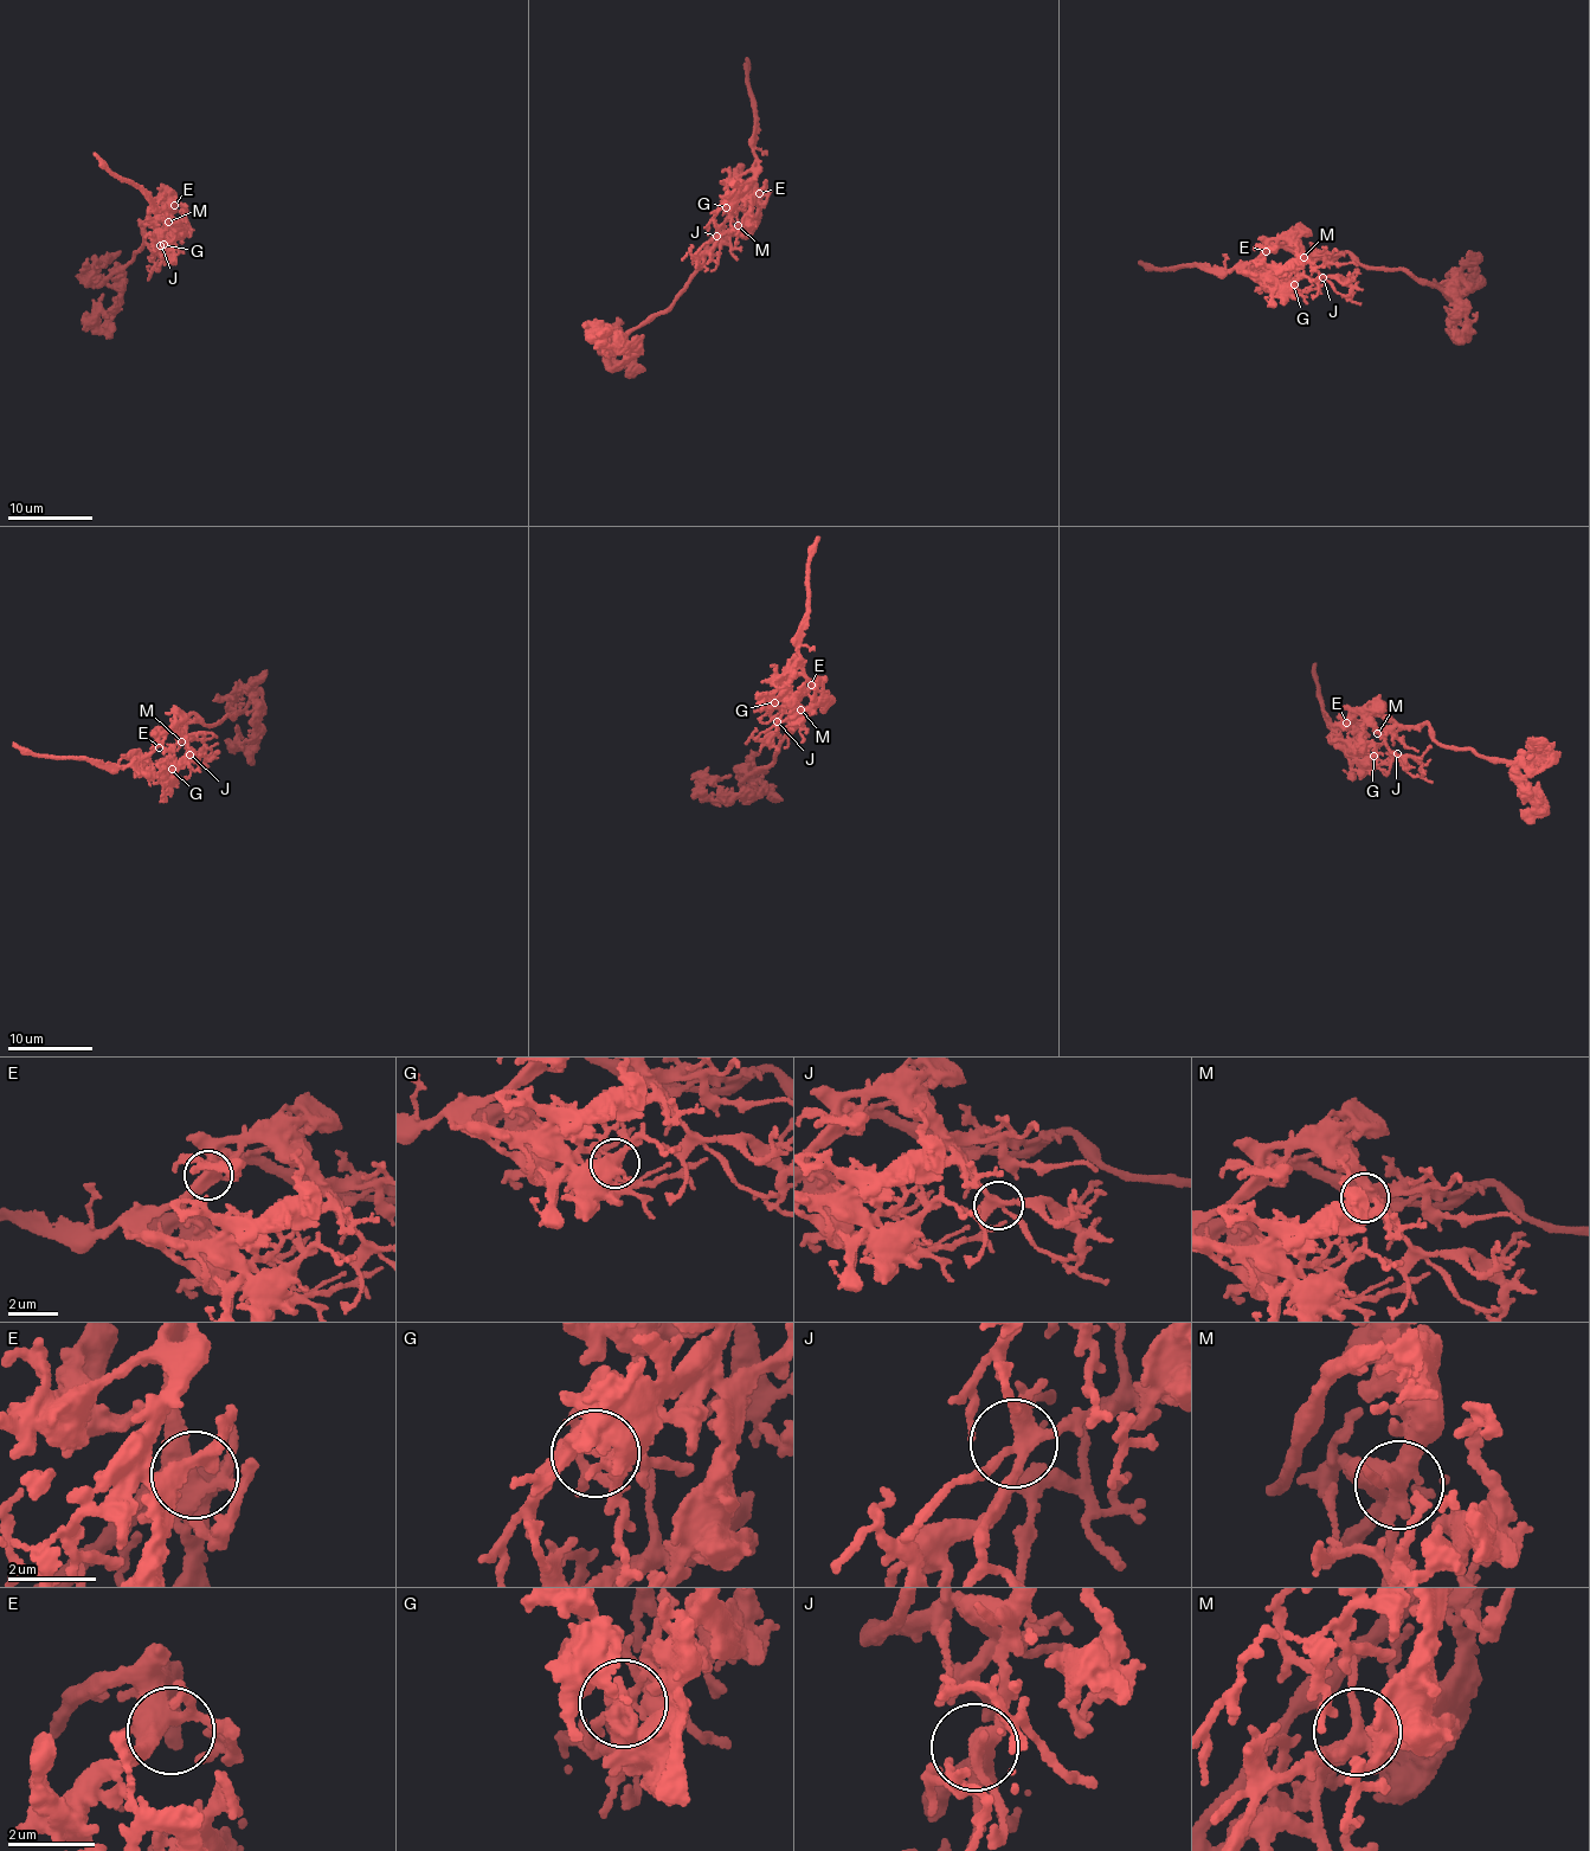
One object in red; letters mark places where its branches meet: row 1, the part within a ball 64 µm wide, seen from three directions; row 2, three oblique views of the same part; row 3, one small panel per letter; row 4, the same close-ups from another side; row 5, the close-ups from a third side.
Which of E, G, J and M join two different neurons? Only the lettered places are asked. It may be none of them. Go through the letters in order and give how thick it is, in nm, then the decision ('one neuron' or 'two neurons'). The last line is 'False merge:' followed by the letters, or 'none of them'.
E: 440 nm thick; one neuron
G: 200 nm thick; one neuron
J: 320 nm thick; one neuron
M: 400 nm thick; one neuron
False merge: none of them

